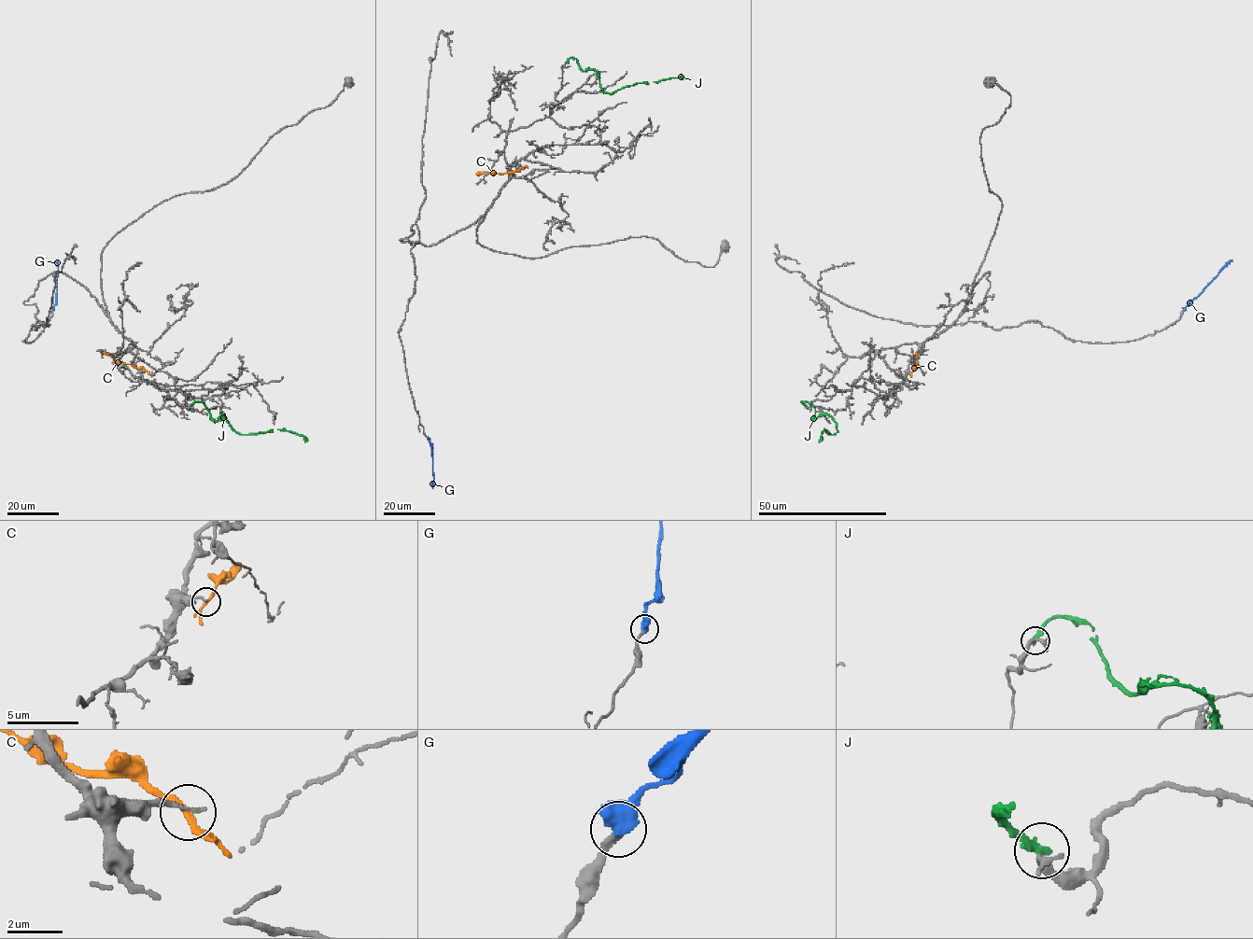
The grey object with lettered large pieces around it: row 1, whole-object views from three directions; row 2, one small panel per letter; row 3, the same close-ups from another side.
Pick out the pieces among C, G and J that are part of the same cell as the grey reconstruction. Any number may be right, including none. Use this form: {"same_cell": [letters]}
{"same_cell": ["G"]}

